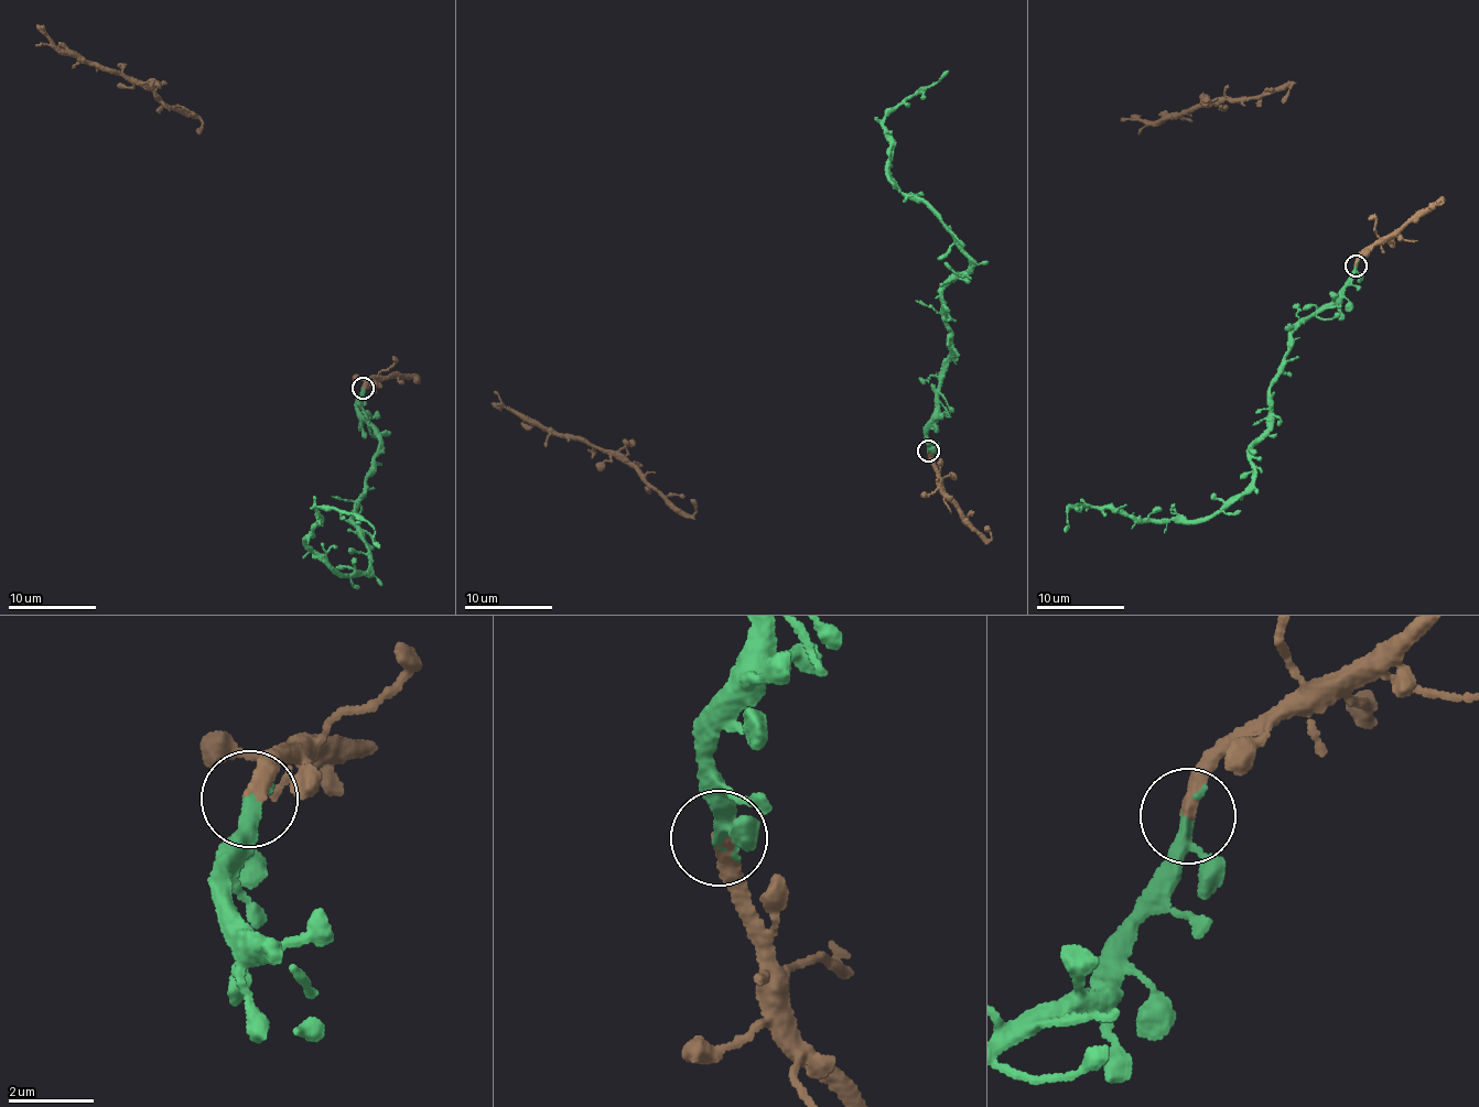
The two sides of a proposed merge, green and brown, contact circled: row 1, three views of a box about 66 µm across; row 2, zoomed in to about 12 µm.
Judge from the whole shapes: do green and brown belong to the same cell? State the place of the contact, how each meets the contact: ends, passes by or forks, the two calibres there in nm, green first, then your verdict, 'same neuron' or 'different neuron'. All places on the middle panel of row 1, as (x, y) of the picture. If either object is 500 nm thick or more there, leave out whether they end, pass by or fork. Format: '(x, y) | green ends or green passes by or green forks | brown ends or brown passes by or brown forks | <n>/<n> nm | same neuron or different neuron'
(928, 451) | green passes by | brown ends | 240/380 nm | same neuron

